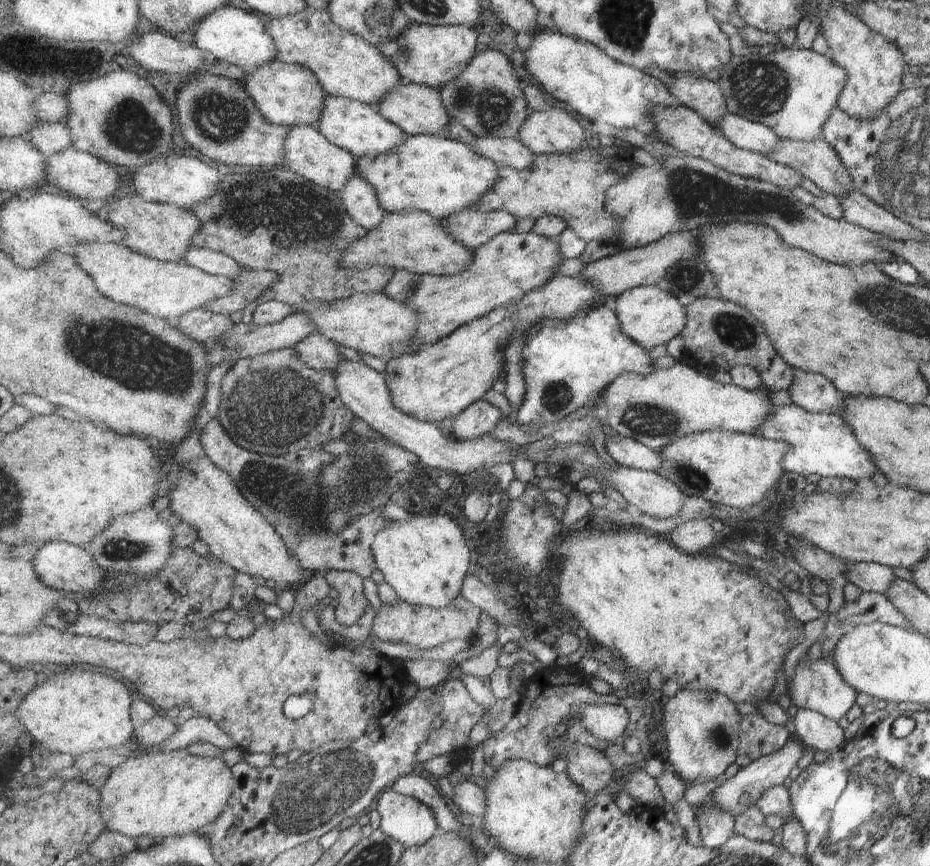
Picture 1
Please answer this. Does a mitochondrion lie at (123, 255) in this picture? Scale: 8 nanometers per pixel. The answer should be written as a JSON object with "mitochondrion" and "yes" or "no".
{"mitochondrion":"no"}

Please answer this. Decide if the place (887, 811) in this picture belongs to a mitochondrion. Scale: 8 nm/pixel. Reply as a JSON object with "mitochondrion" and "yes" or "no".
{"mitochondrion":"yes"}

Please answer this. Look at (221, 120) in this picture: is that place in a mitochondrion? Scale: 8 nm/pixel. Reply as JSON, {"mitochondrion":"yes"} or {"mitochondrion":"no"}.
{"mitochondrion":"yes"}

